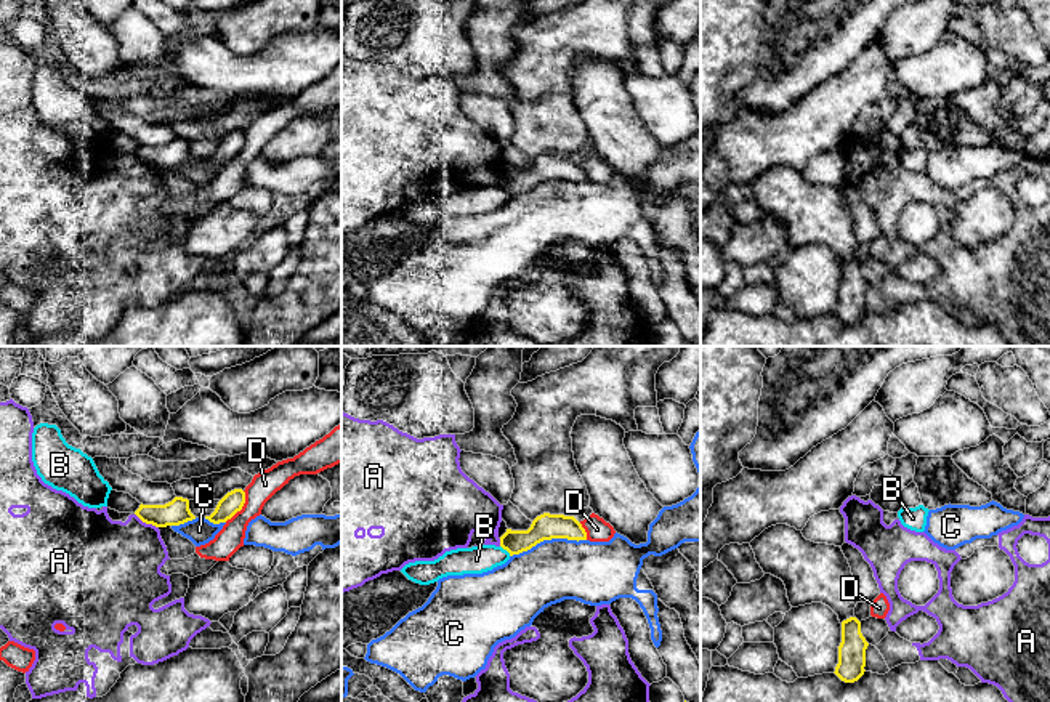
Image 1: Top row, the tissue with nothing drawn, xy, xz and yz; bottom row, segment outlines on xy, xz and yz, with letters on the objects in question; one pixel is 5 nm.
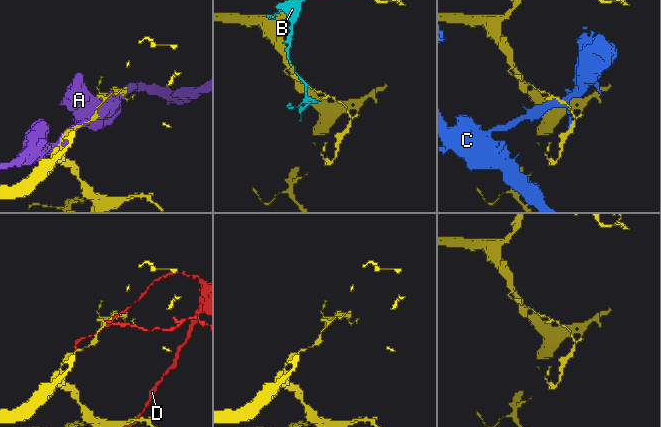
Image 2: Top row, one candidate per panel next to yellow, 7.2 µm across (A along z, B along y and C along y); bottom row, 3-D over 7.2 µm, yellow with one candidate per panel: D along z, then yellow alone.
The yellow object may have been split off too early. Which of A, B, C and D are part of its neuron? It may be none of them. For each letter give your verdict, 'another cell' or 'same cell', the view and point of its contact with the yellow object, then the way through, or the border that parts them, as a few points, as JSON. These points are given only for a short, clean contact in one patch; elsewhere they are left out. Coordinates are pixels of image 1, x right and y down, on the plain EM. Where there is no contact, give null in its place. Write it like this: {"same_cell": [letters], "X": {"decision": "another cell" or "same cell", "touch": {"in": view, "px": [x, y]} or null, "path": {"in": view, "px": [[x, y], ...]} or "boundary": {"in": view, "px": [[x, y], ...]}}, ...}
{"same_cell": [], "A": {"decision": "another cell", "touch": {"in": "xy", "px": [146, 164]}}, "B": {"decision": "another cell", "touch": {"in": "xz", "px": [505, 189]}, "boundary": {"in": "xz", "px": [[500, 186], [510, 196]]}}, "C": {"decision": "another cell", "touch": {"in": "xz", "px": [547, 180]}}, "D": {"decision": "another cell", "touch": {"in": "xy", "px": [241, 149]}}}

